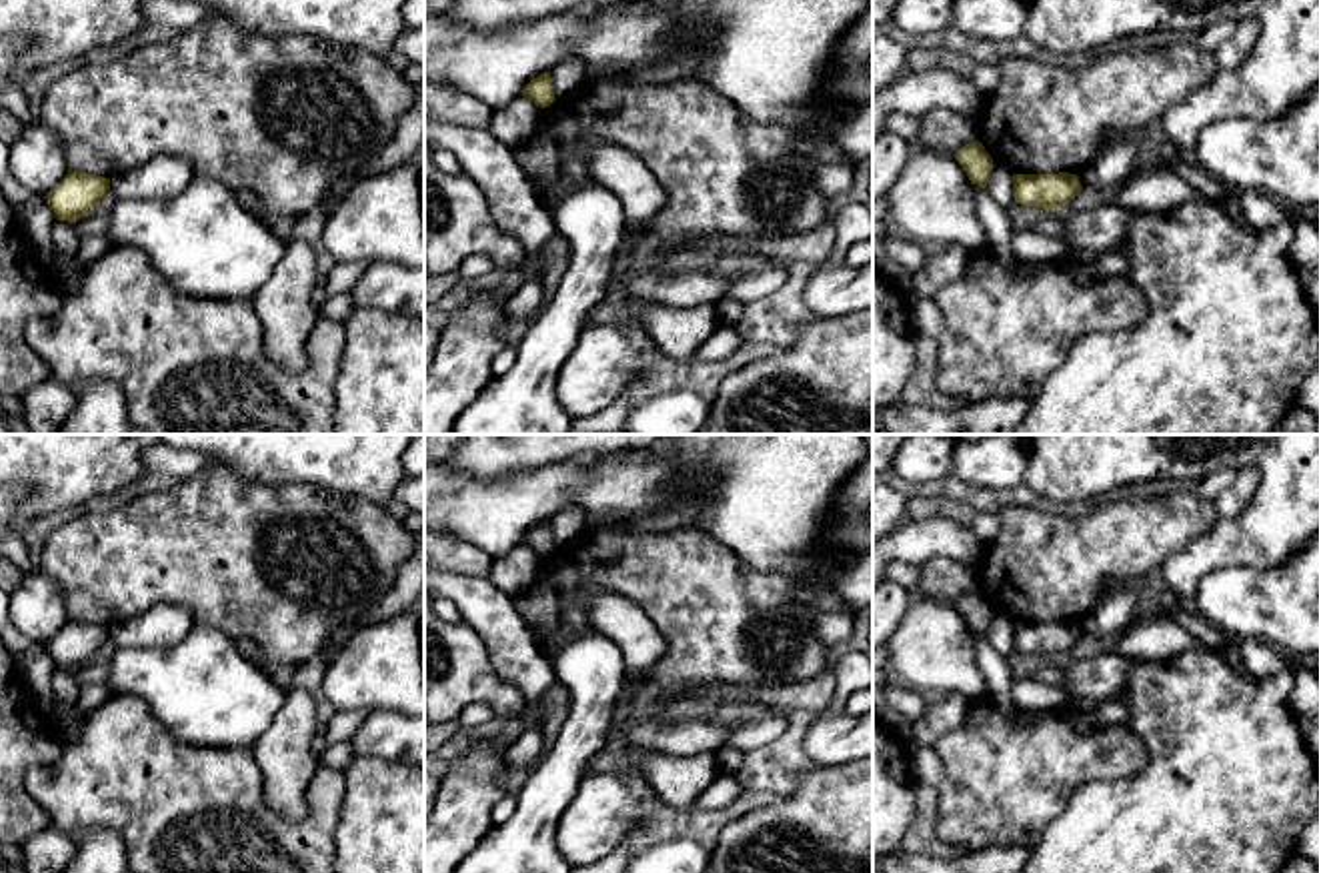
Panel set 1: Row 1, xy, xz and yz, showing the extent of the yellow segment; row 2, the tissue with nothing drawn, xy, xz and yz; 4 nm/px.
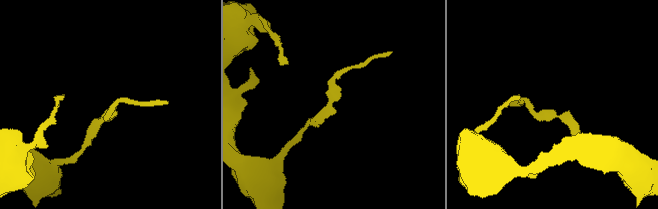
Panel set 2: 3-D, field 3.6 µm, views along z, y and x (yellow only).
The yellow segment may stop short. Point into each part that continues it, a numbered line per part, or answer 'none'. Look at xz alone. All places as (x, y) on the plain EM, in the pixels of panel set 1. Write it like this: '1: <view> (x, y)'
none

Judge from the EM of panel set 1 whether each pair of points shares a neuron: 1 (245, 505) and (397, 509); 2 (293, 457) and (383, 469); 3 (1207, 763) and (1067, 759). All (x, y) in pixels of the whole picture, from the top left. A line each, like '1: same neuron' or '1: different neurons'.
1: different neurons
2: same neuron
3: different neurons

